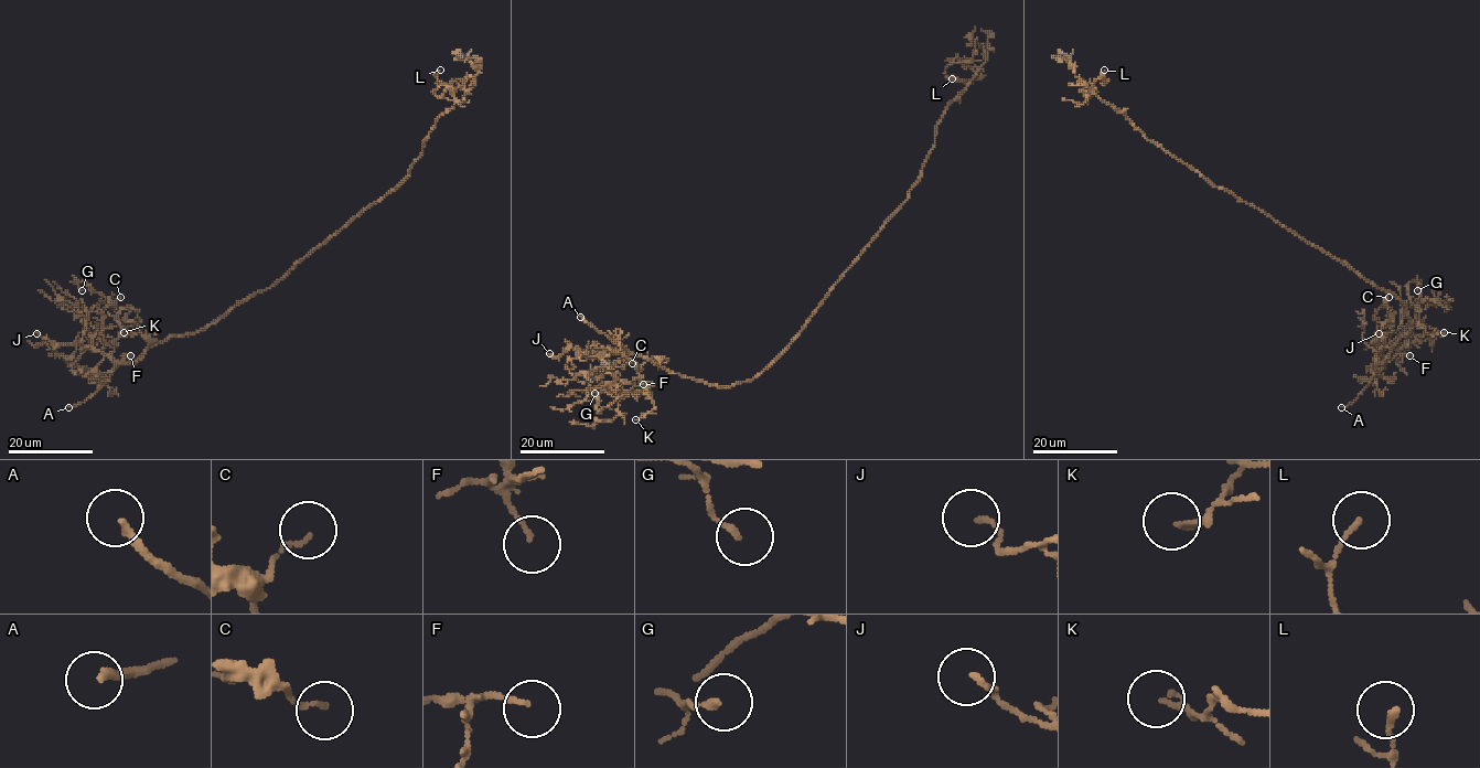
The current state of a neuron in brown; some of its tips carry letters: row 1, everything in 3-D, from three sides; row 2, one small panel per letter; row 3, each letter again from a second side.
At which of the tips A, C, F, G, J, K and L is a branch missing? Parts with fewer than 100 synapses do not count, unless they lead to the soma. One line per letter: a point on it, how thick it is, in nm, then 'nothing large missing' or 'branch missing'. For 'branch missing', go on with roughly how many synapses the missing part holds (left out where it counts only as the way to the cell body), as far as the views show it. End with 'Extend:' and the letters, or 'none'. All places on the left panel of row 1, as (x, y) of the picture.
A: at (68, 407); 200 nm thick; branch missing
C: at (120, 297); 130 nm thick; nothing large missing
F: at (130, 355); 110 nm thick; nothing large missing
G: at (82, 290); 160 nm thick; nothing large missing
J: at (36, 333); 120 nm thick; nothing large missing
K: at (124, 332); 150 nm thick; nothing large missing
L: at (440, 70); 150 nm thick; nothing large missing
Extend: A

